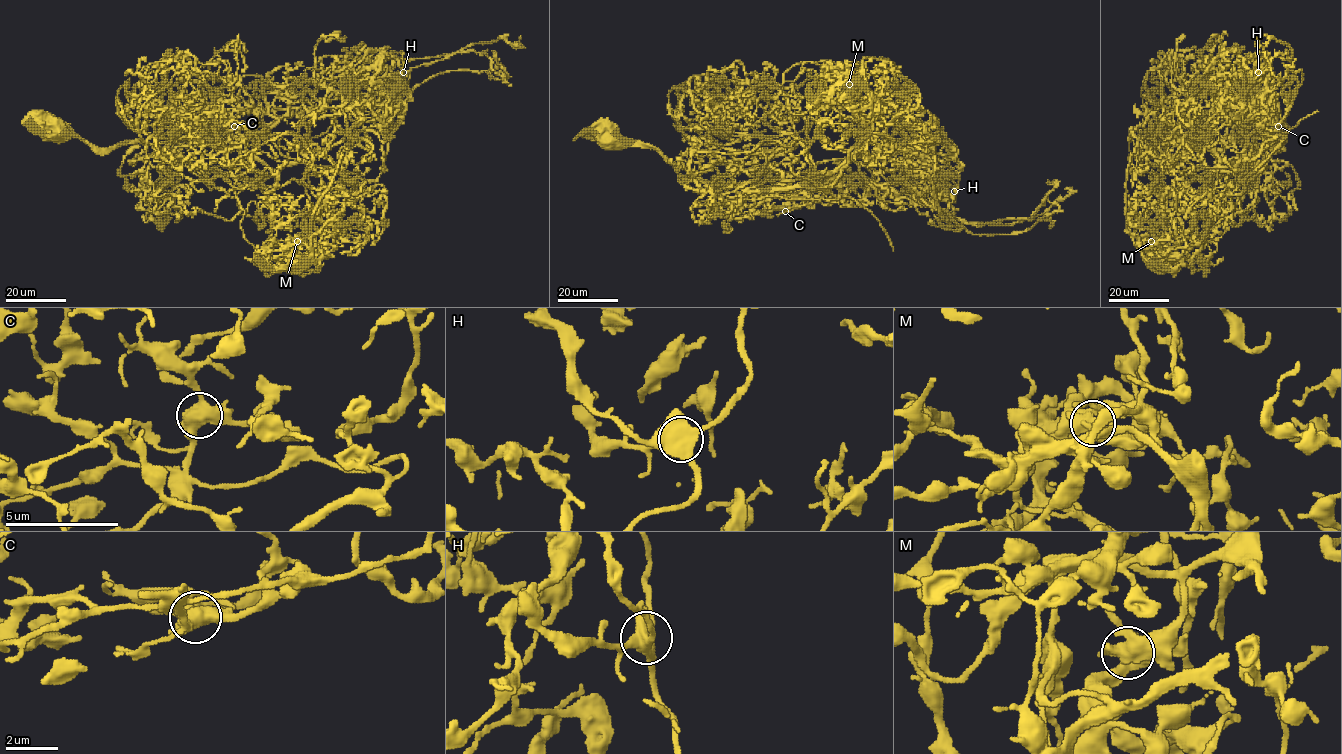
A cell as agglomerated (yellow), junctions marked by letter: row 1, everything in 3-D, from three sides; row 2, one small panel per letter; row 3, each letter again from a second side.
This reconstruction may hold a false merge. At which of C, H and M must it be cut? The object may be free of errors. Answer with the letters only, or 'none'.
M

